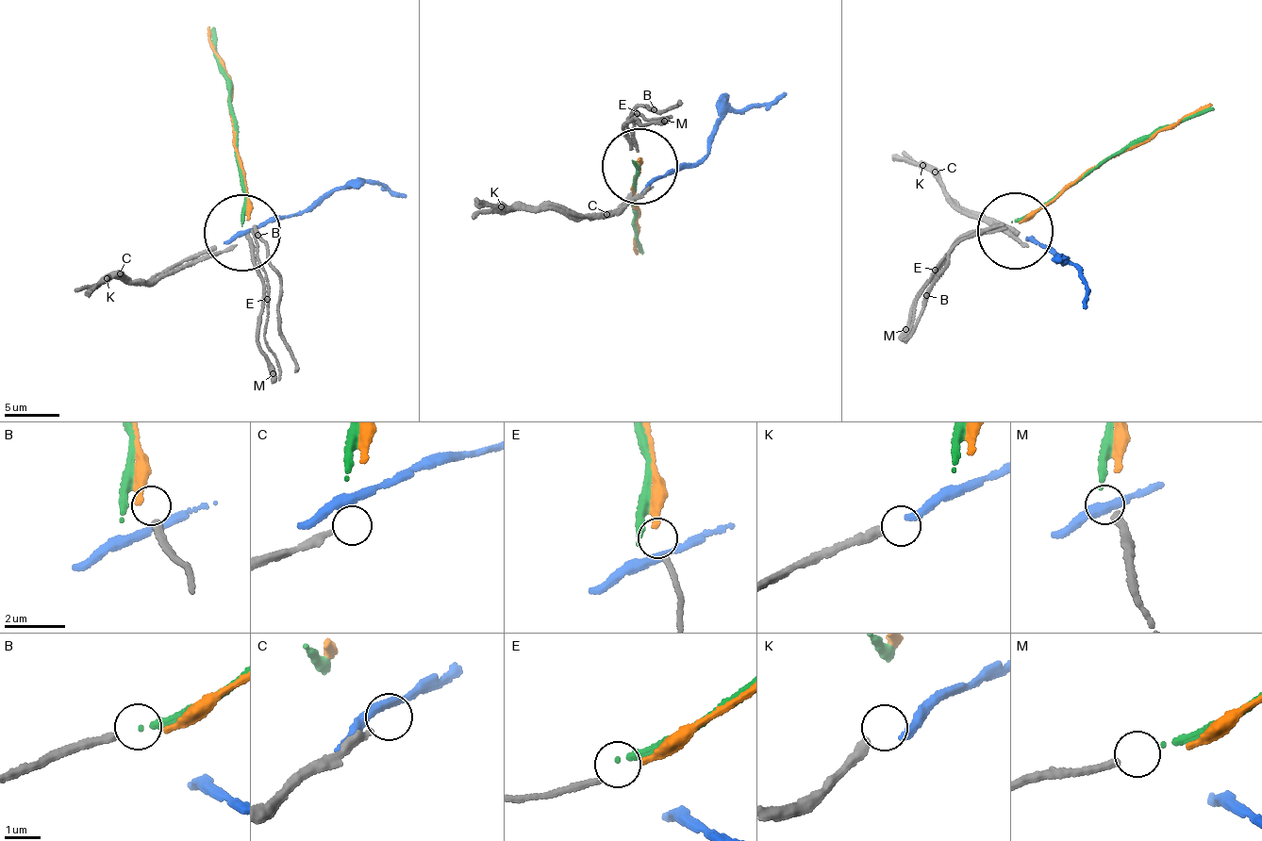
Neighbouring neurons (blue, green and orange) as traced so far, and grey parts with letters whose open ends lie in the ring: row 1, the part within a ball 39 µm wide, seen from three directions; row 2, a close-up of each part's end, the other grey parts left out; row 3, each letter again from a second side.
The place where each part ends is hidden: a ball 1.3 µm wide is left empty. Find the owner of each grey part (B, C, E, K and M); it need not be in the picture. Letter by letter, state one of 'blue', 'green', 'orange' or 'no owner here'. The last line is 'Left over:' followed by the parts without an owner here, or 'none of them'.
B: no owner here
C: no owner here
E: orange
K: blue
M: green
Left over: B, C

